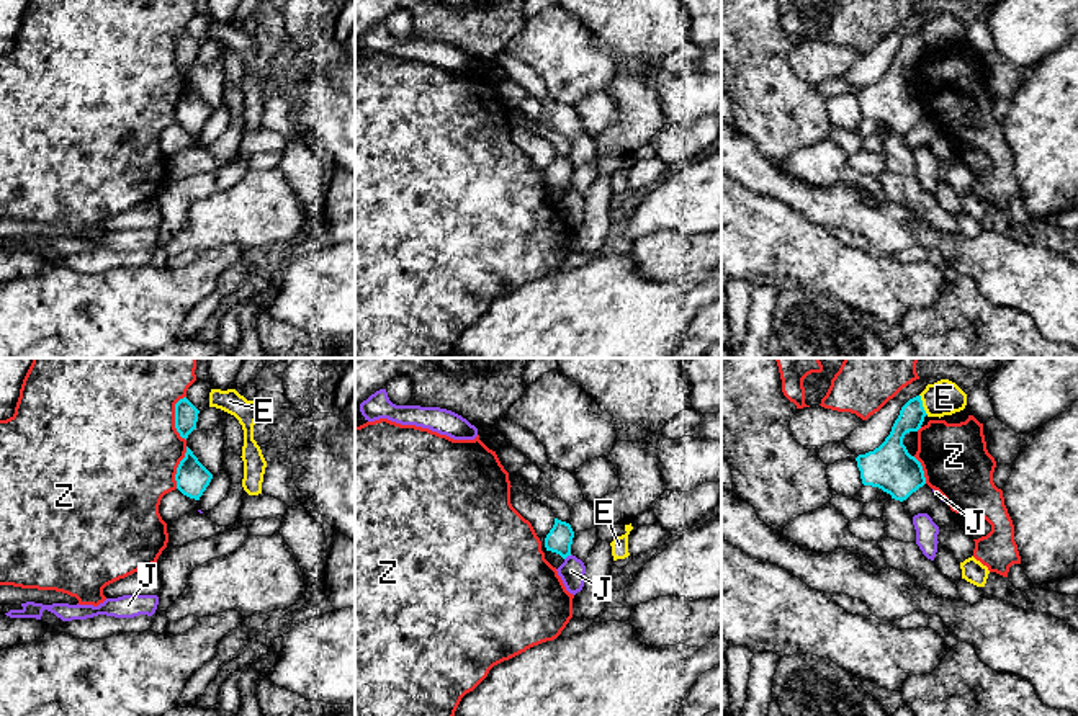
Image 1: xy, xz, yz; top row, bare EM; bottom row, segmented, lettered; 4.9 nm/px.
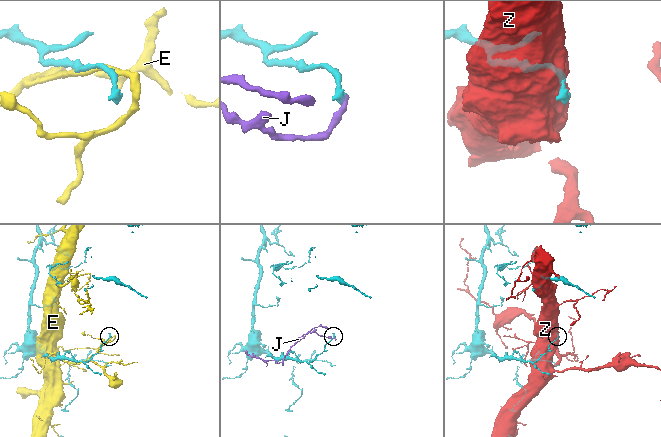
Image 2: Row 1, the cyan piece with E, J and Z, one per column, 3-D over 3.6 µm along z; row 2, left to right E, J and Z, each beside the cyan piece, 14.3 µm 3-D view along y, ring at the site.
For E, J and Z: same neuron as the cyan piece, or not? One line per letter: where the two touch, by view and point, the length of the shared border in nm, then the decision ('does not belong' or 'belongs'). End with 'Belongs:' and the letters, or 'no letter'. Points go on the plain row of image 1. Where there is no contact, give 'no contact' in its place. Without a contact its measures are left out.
E: yz (921, 38) | 110 nm | does not belong
J: xz (568, 188) | 50 nm | does not belong
Z: xy (175, 53) | 220 nm | does not belong
Belongs: no letter

